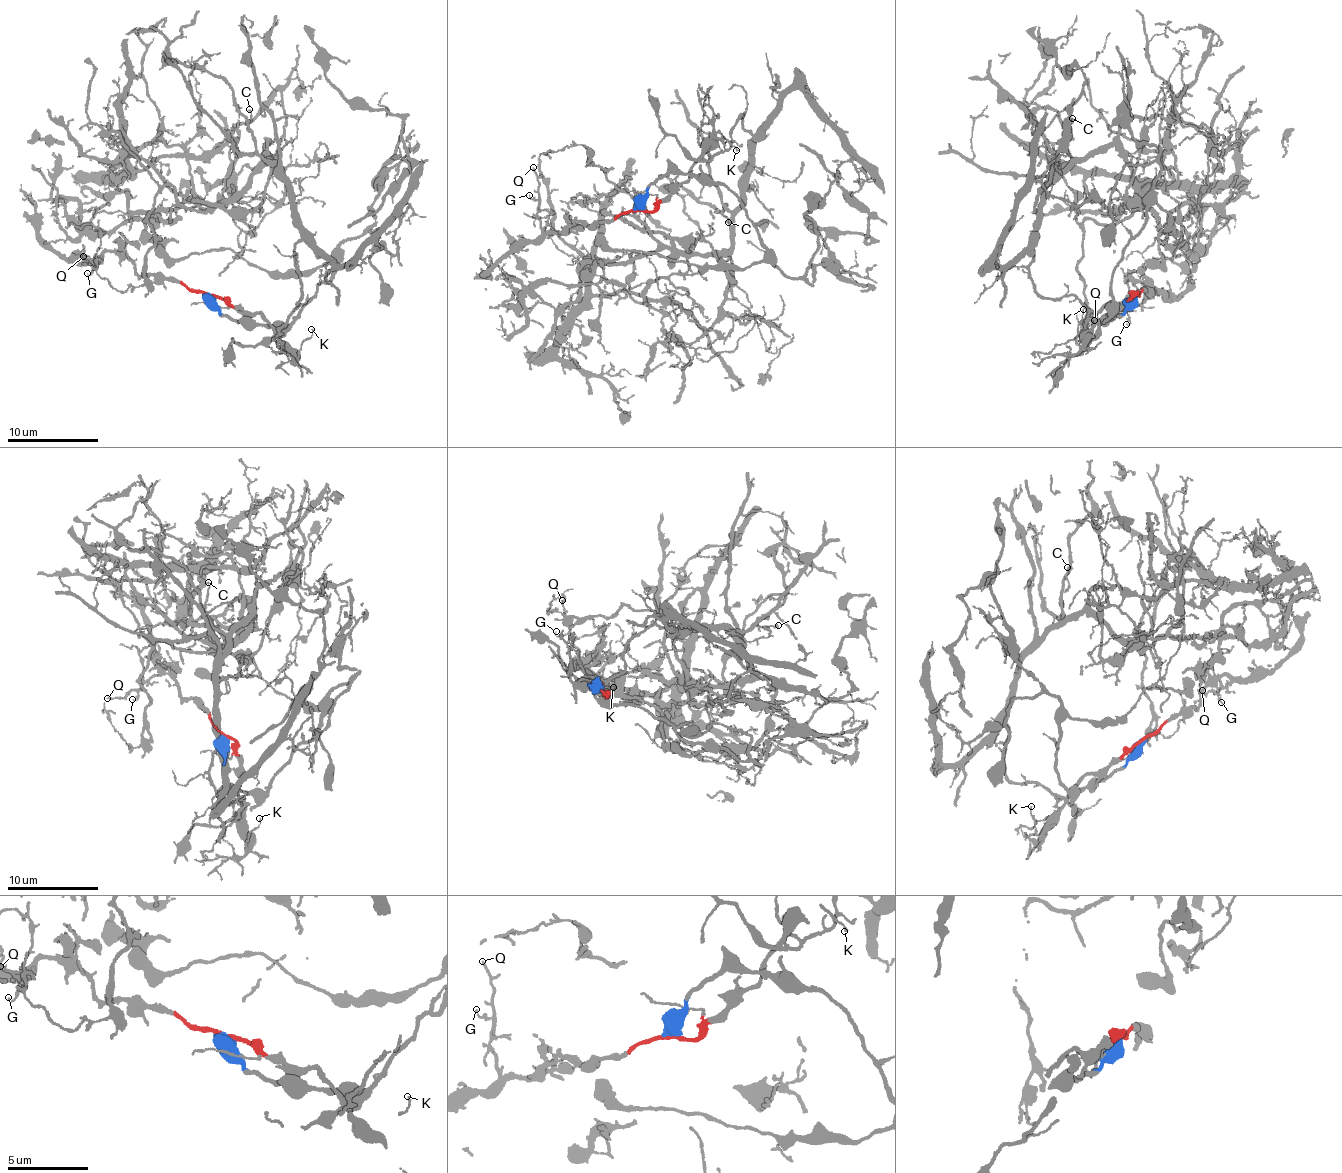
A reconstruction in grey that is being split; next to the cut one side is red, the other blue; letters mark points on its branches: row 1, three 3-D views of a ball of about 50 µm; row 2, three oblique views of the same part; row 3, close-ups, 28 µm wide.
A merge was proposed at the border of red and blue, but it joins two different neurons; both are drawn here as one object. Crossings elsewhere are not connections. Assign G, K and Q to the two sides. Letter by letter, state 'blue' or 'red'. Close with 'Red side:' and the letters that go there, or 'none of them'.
G: red
K: red
Q: red
Red side: G, K, Q

